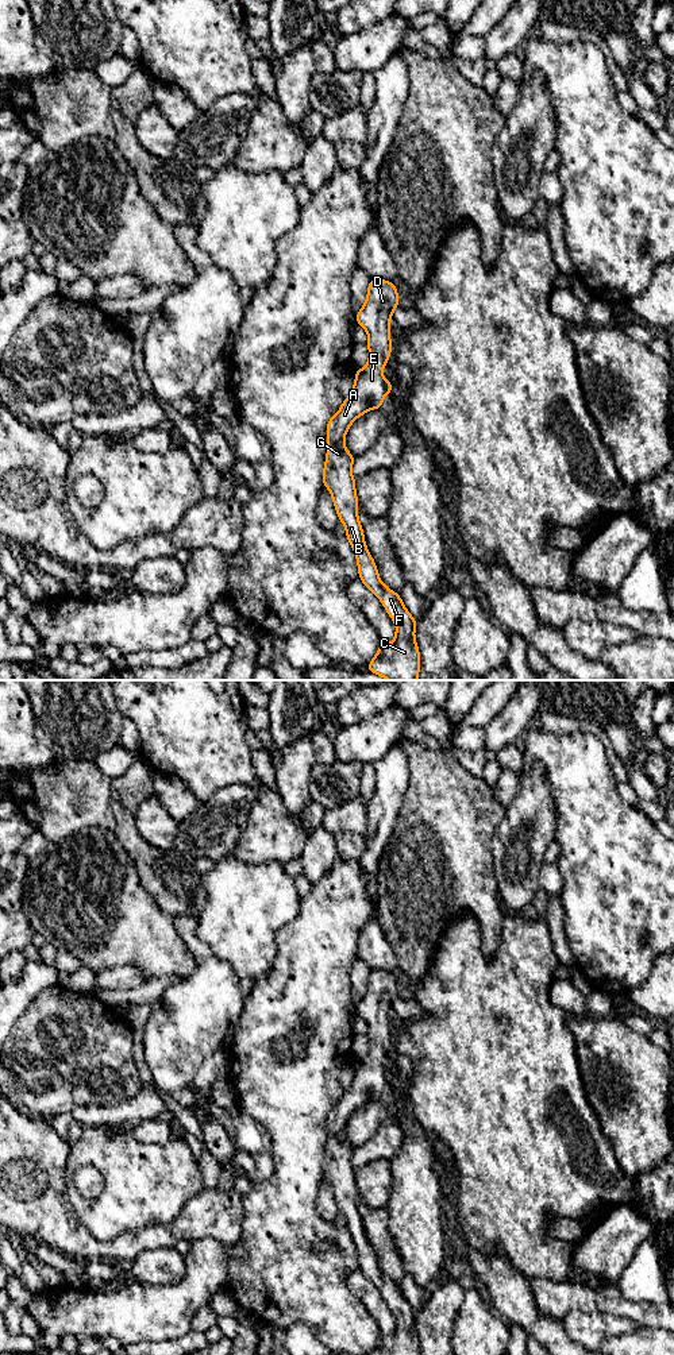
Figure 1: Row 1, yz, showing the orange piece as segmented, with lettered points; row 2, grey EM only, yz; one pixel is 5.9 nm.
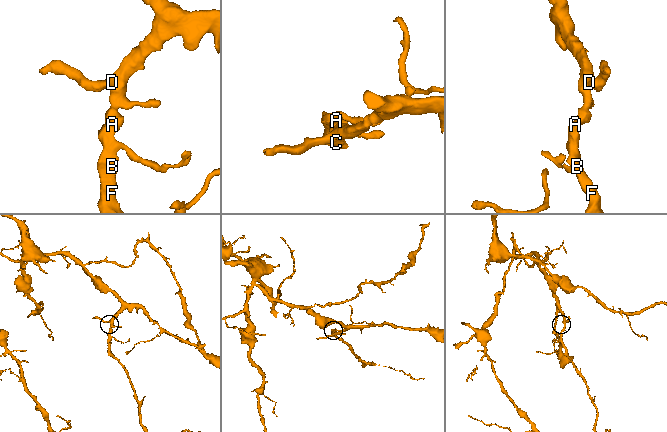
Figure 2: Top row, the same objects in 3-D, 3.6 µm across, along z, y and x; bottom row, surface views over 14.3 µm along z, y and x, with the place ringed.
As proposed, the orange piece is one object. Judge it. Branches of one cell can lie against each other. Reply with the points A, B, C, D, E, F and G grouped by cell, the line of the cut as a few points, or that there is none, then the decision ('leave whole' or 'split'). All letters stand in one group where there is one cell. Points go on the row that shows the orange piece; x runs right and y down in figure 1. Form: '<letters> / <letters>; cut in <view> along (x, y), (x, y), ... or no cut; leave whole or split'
A B C D E F G; no cut; leave whole

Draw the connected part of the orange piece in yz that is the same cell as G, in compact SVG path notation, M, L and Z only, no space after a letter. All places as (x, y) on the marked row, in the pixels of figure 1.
M380 278L370 279L365 305L357 313L358 325L369 335L369 362L355 371L351 394L327 422L323 486L330 490L338 518L346 526L346 537L357 556L359 579L378 597L396 624L394 640L380 645L367 669L388 680L419 680L420 653L415 640L417 621L405 609L400 594L381 582L366 548L358 520L355 478L351 474L355 458L344 445L346 433L354 420L371 409L381 409L385 395L394 390L394 385L385 379L381 368L386 366L392 352L389 320L397 306L398 292L394 283Z

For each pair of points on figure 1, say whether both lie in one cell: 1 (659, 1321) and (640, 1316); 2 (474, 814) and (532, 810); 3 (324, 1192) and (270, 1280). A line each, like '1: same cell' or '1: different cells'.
1: same cell
2: different cells
3: different cells

